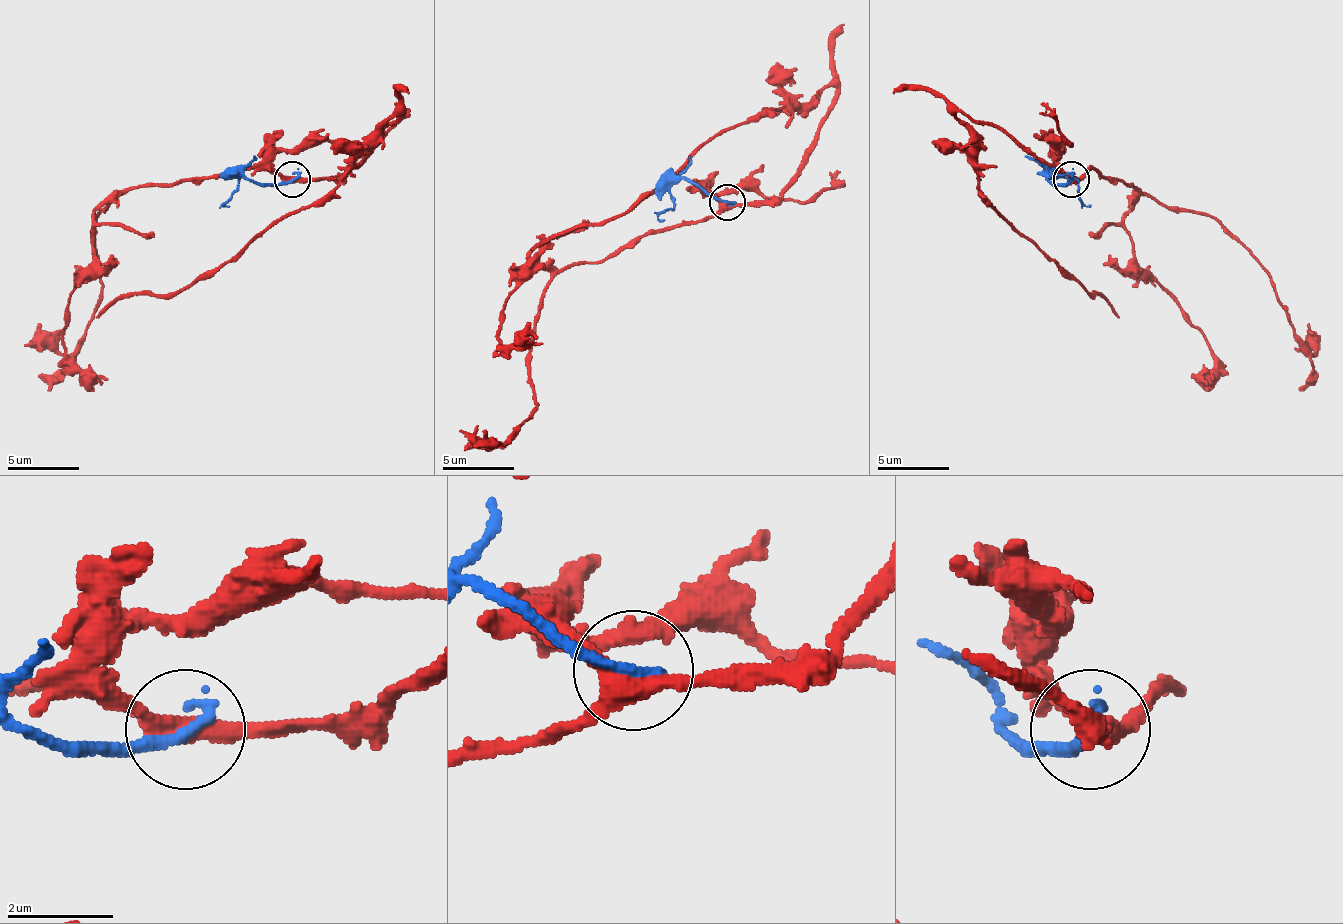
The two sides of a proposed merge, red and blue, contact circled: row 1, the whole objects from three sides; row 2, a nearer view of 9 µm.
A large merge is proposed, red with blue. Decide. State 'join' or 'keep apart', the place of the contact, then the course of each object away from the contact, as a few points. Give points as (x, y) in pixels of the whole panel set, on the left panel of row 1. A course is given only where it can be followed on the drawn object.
keep apart | (292, 179) | red via (291, 178), (338, 178), (399, 114), (392, 118), (327, 193), (277, 218), (187, 289), (130, 293), (94, 318) | blue via (291, 178), (252, 182), (238, 175), (223, 203), (230, 207)

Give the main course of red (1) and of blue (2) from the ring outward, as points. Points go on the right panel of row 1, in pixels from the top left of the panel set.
1: (1072, 178), (1004, 132), (961, 114), (957, 118), (971, 139), (978, 193), (1082, 289), (1097, 293), (1118, 318)
2: (1072, 178), (1050, 182), (1054, 175), (1075, 178), (1089, 207)

